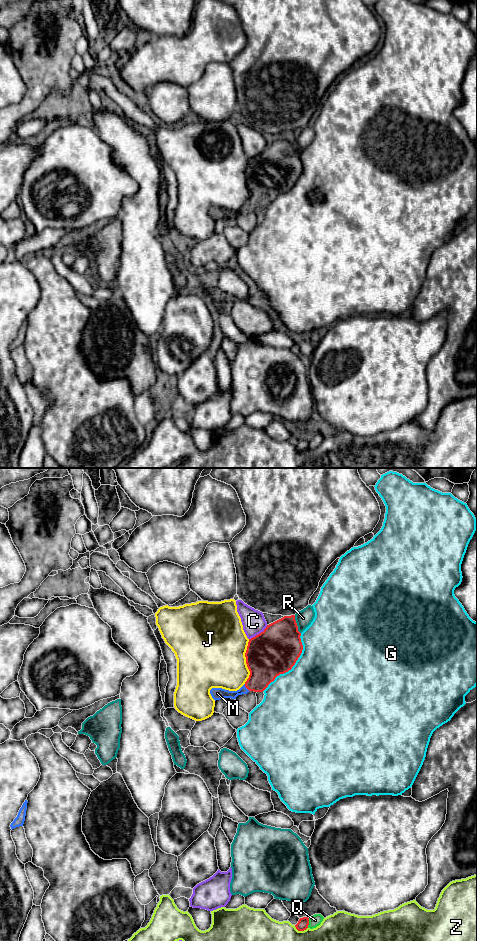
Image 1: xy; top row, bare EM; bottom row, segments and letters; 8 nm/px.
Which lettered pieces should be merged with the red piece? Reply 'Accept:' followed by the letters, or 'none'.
Accept: M

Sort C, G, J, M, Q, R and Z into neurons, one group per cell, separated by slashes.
C / G / J / M / Q / R / Z

